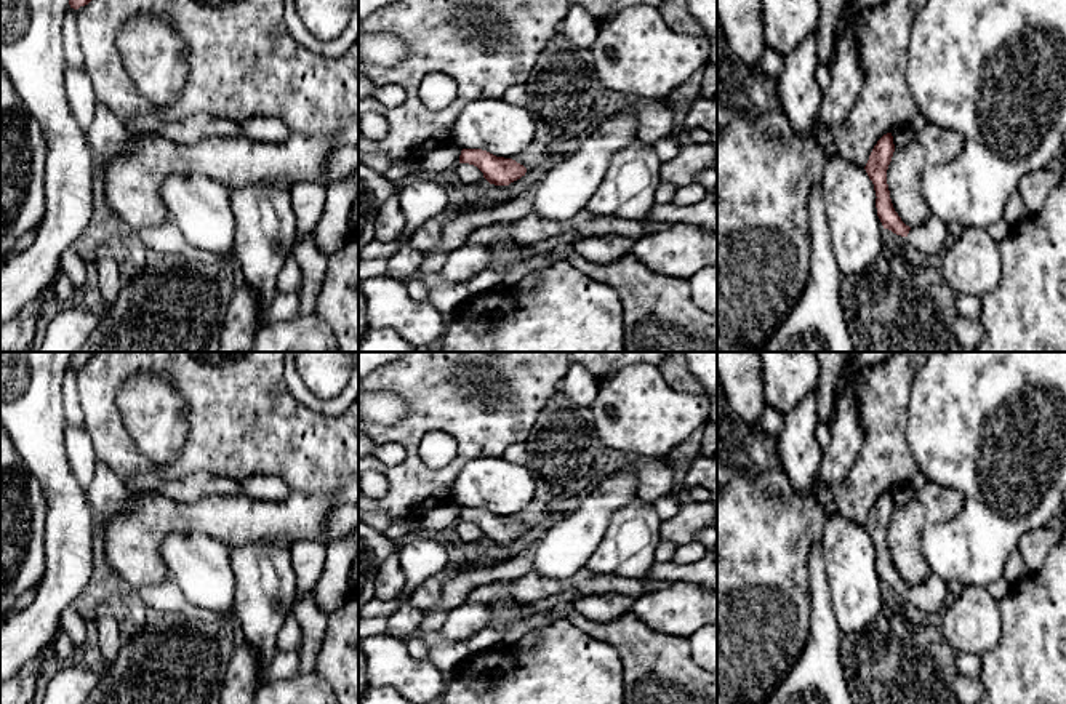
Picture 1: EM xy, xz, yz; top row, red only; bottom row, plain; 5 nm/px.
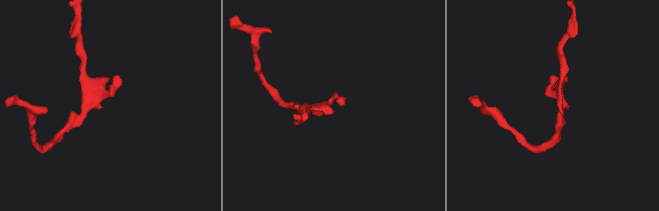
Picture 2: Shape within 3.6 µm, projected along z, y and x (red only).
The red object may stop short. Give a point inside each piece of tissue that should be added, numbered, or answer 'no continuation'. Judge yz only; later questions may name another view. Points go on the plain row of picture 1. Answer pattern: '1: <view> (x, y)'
1: yz (930, 597)

